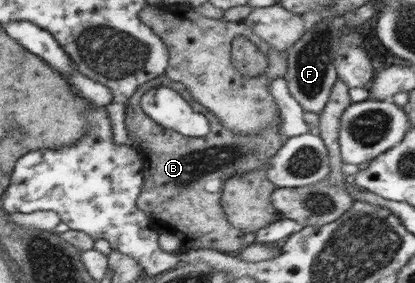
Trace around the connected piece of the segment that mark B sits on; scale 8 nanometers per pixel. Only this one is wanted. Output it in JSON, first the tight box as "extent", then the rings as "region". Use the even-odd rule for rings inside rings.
{"extent":[125,74,287,254],"region":[[[165,74],[139,86],[130,99],[125,114],[127,135],[133,140],[132,146],[143,162],[142,175],[145,180],[136,204],[147,214],[151,226],[159,232],[172,232],[180,236],[182,252],[188,252],[192,248],[207,248],[230,254],[241,251],[244,231],[228,222],[227,214],[220,204],[222,188],[225,181],[237,173],[267,166],[268,161],[287,140],[279,134],[281,115],[266,126],[261,135],[237,135],[224,127],[211,110],[196,102],[183,84],[171,80]],[[161,86],[175,90],[195,111],[202,113],[209,121],[210,133],[202,137],[183,136],[149,118],[141,108],[142,97],[149,90]]]}

